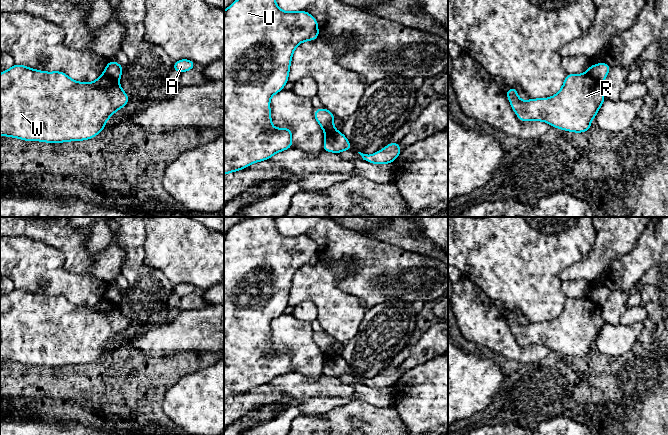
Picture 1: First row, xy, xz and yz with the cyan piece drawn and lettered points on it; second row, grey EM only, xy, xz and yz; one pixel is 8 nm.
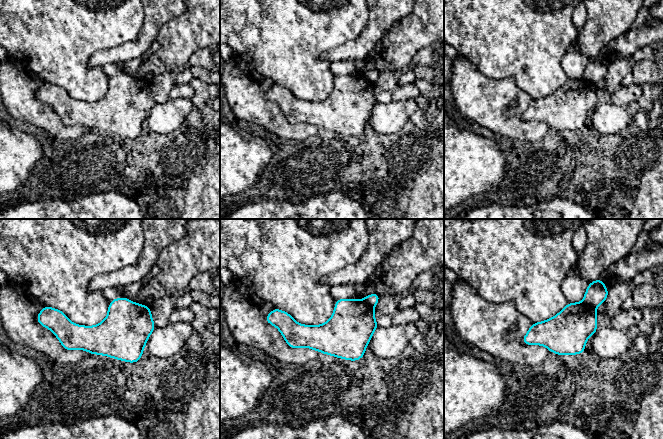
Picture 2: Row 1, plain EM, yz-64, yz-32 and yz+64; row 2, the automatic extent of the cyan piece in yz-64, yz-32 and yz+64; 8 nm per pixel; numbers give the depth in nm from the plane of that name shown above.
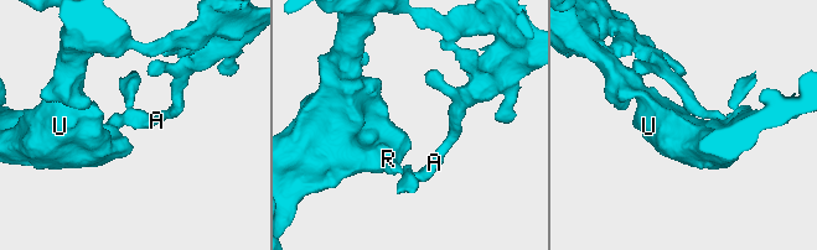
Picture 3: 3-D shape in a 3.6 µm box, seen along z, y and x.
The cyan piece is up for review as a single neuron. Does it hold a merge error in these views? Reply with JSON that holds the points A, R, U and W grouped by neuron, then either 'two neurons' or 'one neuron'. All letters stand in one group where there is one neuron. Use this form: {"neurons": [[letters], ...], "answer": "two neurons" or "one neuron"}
{"neurons": [["A"], ["R", "U", "W"]], "answer": "two neurons"}

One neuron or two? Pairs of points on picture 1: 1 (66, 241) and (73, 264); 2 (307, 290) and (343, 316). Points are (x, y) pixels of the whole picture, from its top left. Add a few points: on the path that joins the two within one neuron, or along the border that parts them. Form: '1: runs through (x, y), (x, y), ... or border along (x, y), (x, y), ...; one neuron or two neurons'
1: runs through (72, 247), (73, 258); one neuron
2: runs through (316, 290), (334, 307); one neuron

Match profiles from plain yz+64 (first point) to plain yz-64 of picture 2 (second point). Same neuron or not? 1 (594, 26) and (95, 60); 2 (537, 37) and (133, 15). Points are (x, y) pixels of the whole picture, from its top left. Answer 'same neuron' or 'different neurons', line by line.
1: same neuron
2: same neuron

